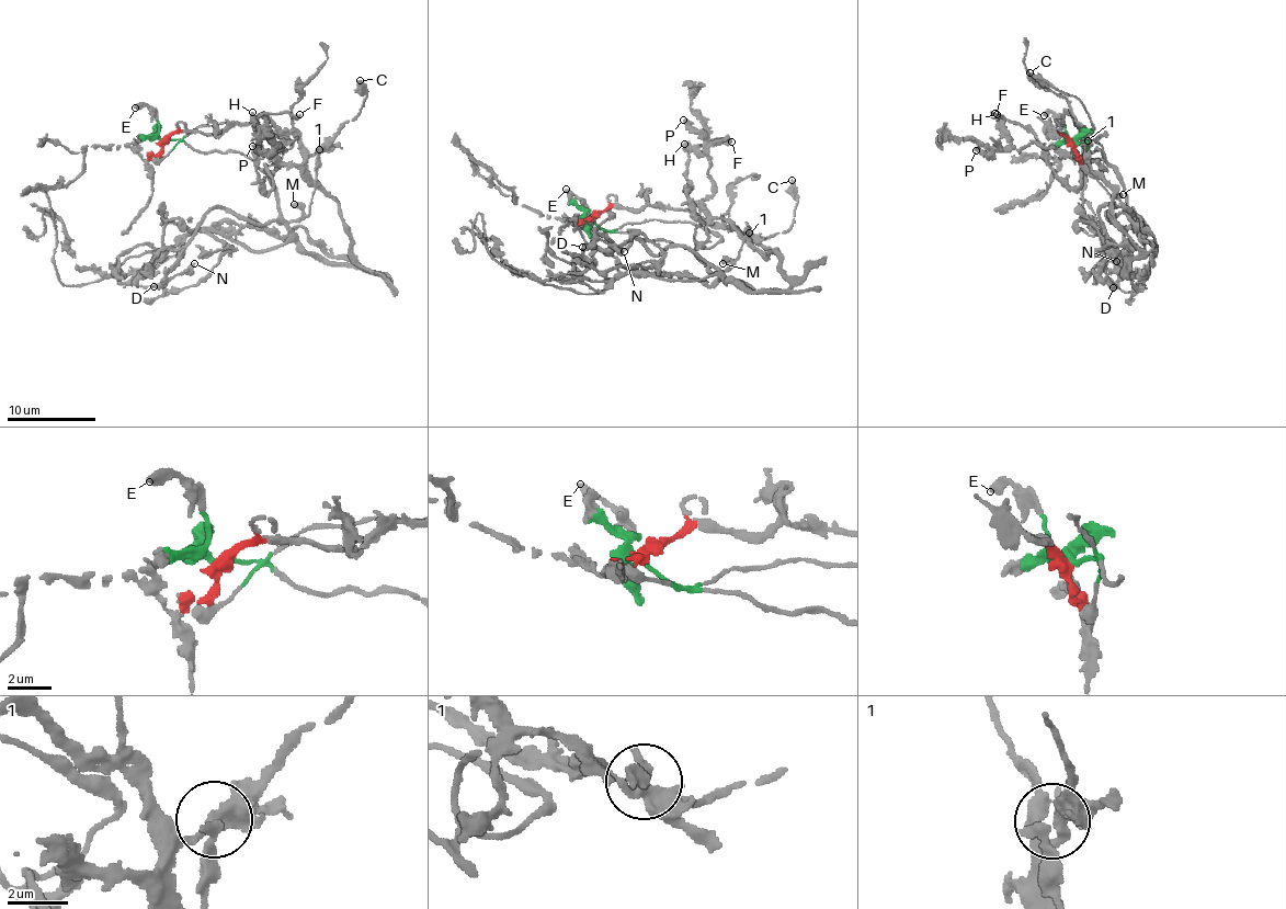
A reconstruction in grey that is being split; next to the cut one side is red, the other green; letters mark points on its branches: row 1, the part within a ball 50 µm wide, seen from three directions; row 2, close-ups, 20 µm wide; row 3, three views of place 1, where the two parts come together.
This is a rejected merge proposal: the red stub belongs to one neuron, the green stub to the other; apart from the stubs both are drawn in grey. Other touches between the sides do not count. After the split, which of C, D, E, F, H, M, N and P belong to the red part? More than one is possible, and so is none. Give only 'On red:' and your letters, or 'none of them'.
On red: C, H, P

